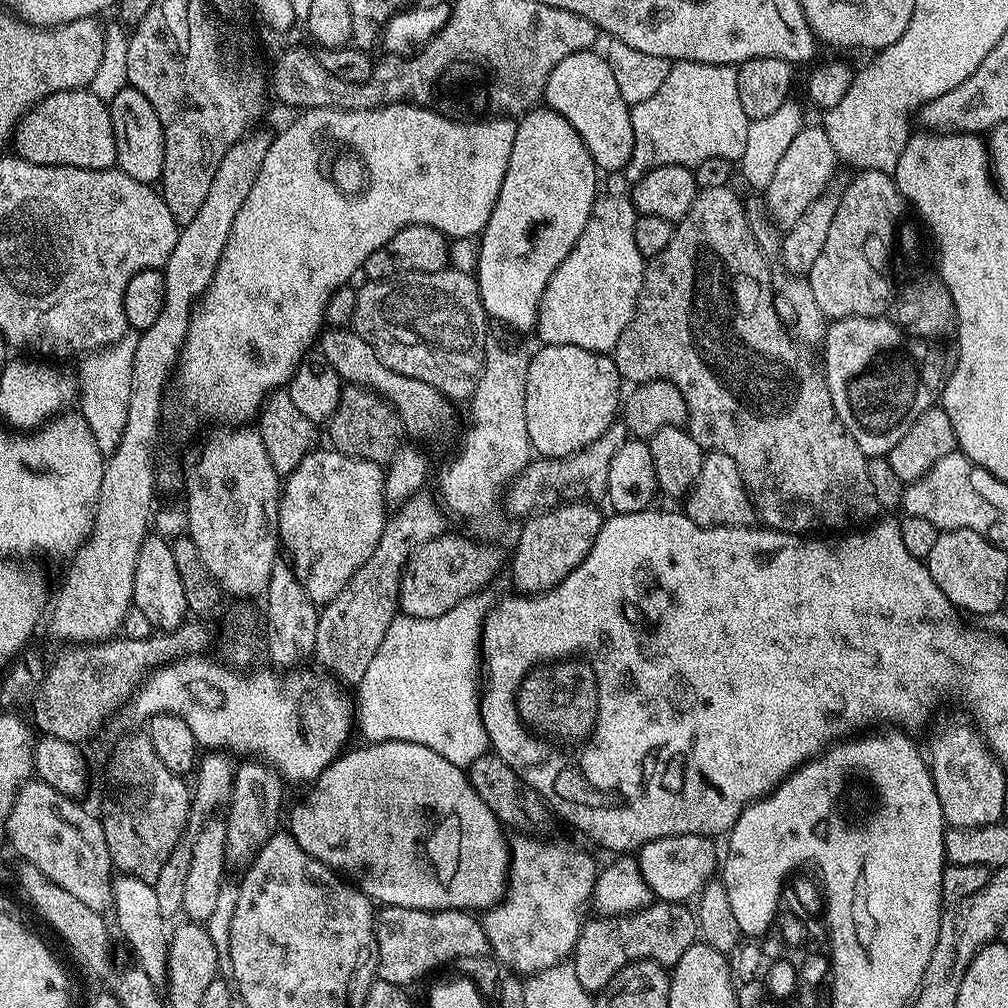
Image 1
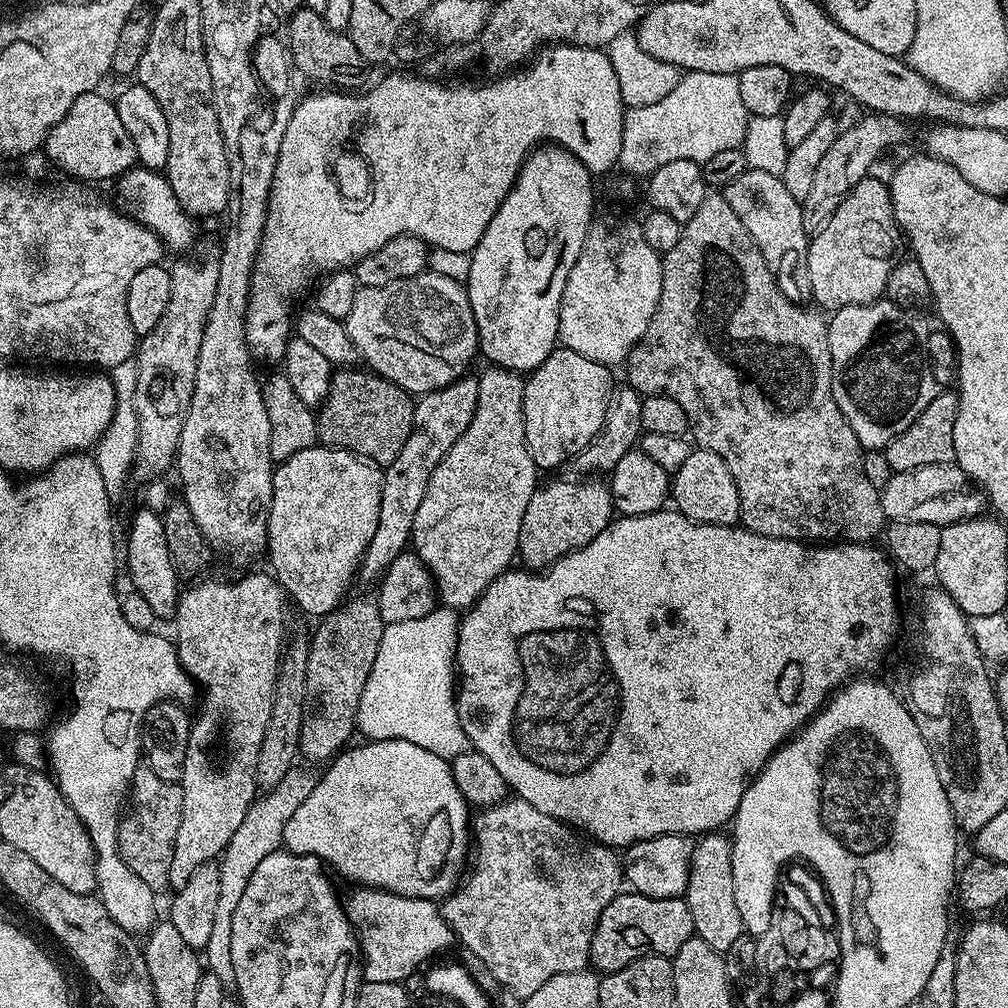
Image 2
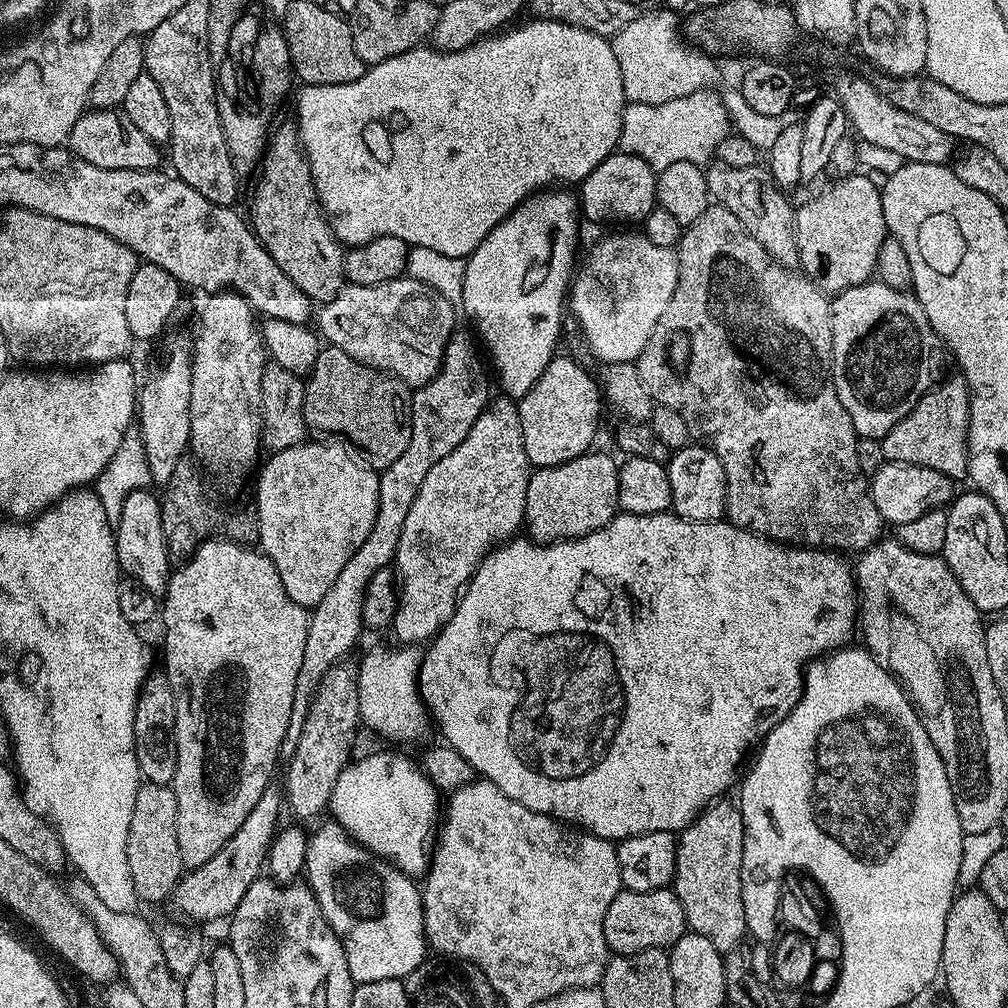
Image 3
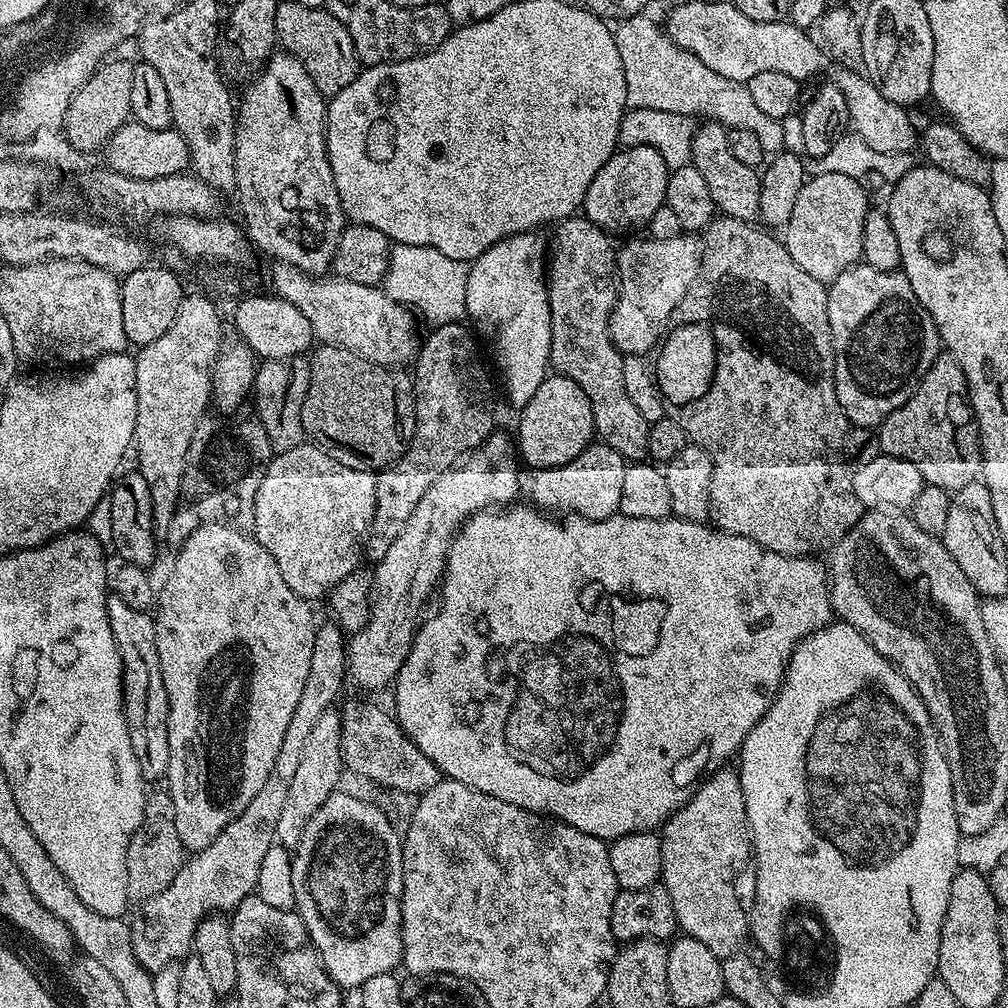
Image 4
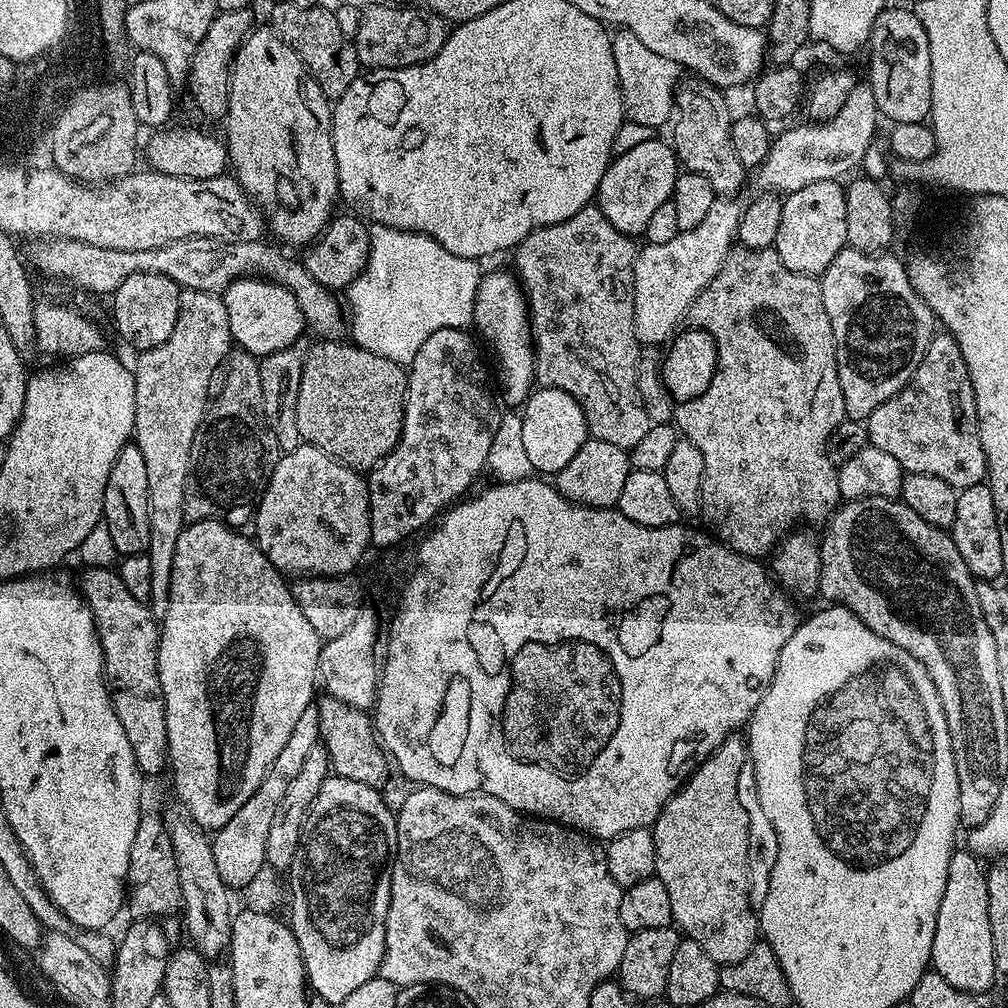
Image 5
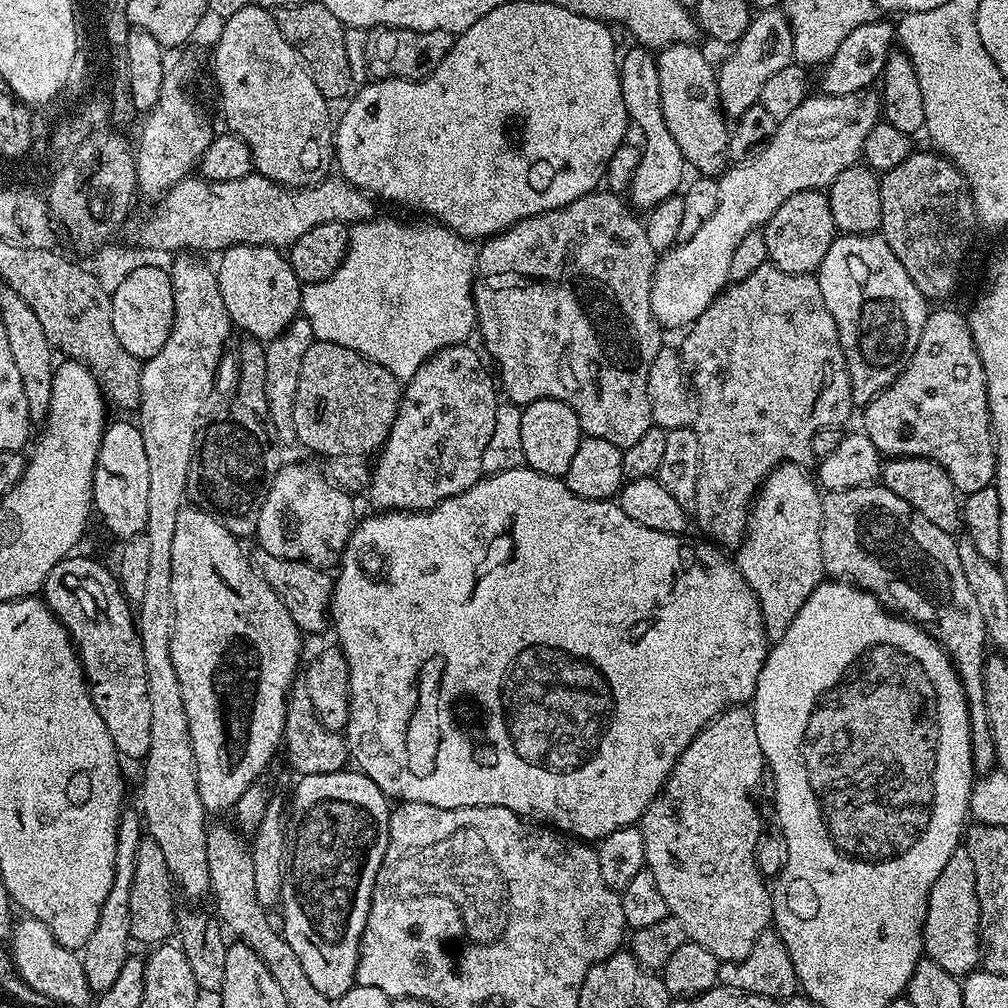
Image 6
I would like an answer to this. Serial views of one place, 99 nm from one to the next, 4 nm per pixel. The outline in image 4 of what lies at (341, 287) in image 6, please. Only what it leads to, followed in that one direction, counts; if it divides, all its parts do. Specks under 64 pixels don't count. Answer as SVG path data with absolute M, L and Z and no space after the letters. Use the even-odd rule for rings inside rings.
M396 244L388 253L388 269L382 287L391 300L397 300L429 320L429 325L454 324L466 316L466 278L469 265L463 260L446 258L430 246Z

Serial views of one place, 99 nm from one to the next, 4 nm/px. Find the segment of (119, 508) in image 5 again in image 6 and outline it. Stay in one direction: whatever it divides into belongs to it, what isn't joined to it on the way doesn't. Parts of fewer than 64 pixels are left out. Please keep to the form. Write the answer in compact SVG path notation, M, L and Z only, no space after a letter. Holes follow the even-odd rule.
M120 420L117 424L109 423L100 439L100 449L96 459L96 469L92 479L92 502L95 515L117 536L120 542L129 540L132 536L139 536L146 526L146 510L150 505L146 503L150 491L150 470L146 463L146 446L142 446L142 434L135 423L127 424Z

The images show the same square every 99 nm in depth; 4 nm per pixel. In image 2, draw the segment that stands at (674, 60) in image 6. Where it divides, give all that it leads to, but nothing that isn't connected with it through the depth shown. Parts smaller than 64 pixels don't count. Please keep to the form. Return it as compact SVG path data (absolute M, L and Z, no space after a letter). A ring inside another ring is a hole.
M748 168L734 182L722 189L730 210L738 214L742 226L754 238L770 274L775 278L778 290L795 304L807 305L812 300L808 245L810 234L804 229L801 201L790 190L786 190L783 179L763 170Z

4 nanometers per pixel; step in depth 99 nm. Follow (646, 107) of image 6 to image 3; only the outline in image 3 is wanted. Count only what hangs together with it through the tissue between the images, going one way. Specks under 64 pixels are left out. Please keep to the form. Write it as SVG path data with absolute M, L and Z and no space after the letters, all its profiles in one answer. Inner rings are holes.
M617 151L607 156L581 181L578 202L583 217L594 222L640 222L656 207L655 169L629 152Z

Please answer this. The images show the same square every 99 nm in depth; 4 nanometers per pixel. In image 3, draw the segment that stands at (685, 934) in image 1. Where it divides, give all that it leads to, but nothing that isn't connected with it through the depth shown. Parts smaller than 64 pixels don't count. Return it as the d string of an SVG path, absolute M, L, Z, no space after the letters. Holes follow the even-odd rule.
M671 887L650 890L649 892L620 891L610 902L610 910L606 910L604 933L609 953L617 956L629 956L651 948L671 949L678 938L682 938L688 923L682 910L682 902L678 902Z

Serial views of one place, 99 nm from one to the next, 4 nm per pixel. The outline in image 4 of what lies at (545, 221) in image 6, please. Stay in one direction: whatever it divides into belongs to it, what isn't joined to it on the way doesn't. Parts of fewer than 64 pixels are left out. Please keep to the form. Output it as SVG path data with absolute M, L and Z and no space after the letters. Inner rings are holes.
M580 214L559 221L554 231L556 237L551 237L550 255L546 260L551 367L586 390L594 414L595 435L618 450L625 461L643 461L648 456L650 426L646 418L638 414L638 406L630 402L630 394L626 394L626 382L622 382L624 356L616 349L608 329L608 319L618 295L617 245L612 245L613 237L608 232Z

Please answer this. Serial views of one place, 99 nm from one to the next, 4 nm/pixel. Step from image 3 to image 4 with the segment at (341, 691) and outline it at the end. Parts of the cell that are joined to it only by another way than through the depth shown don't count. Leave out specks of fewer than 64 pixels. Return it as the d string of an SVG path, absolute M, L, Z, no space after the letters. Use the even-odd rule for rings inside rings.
M329 710L322 714L322 718L318 718L302 750L298 770L294 774L294 779L290 781L290 791L276 823L277 844L295 850L298 842L302 842L302 834L306 834L306 826L310 826L310 818L314 818L314 814L322 810L322 802L326 802L326 798L330 798L332 793L341 787L340 775L345 775L345 772L340 713Z

